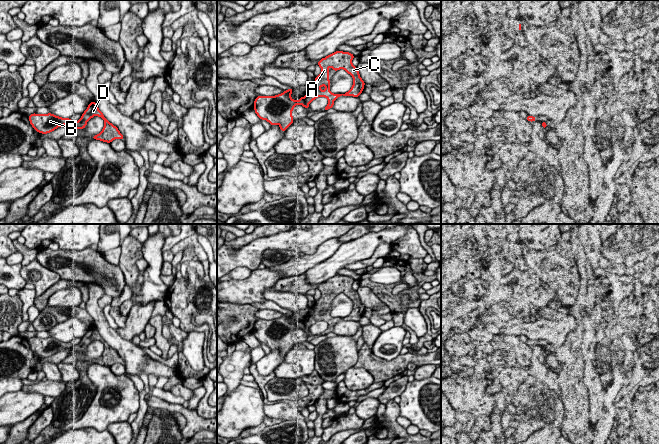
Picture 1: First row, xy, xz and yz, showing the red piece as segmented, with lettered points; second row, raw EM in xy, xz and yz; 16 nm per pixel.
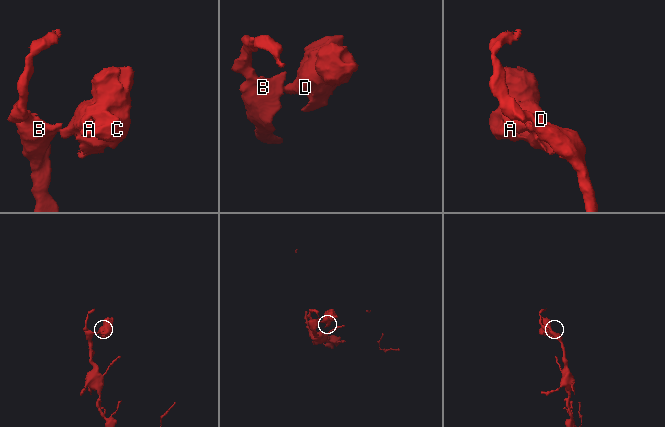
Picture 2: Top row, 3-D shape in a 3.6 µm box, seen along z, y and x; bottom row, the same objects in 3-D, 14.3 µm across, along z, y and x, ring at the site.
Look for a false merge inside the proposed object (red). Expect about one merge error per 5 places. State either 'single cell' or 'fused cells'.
fused cells

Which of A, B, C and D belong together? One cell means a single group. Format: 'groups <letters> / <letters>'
groups A C D / B

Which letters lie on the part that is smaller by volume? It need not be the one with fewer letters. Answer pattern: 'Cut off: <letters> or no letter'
Cut off: A, C, D

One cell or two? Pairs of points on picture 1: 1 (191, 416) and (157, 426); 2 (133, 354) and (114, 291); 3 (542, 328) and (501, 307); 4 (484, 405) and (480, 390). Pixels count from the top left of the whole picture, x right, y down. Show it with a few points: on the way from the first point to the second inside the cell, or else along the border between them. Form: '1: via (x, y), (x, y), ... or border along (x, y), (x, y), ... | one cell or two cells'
1: border along (161, 409), (173, 412) | two cells
2: border along (87, 283), (99, 284), (106, 294) | two cells
3: border along (499, 317), (502, 320), (522, 319) | two cells
4: via (480, 401), (480, 394) | one cell

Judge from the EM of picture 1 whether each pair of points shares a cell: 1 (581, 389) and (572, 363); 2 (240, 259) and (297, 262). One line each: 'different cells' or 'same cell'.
1: same cell
2: different cells

